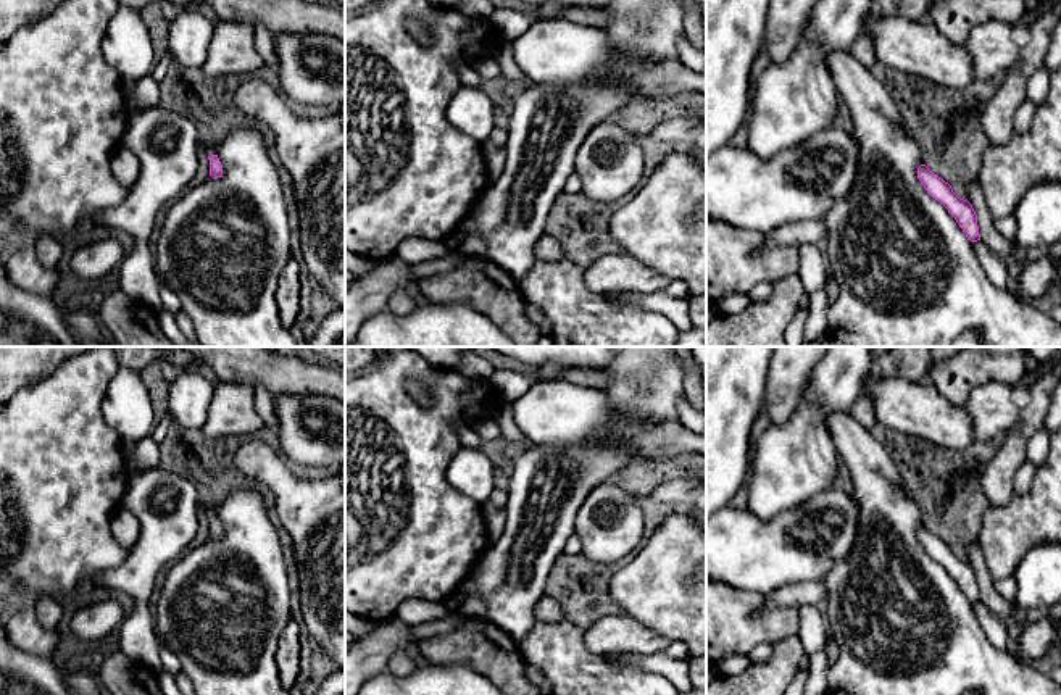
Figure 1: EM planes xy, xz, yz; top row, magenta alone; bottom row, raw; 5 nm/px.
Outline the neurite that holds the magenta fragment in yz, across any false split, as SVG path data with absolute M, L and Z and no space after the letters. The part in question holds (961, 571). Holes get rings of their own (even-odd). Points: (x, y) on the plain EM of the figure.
M926 526L917 529L917 540L927 555L948 571L971 603L980 601L977 576L967 561L959 560L951 547L934 535Z

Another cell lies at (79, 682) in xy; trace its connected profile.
M61 669L71 695L103 695L105 690L97 679L97 672Z

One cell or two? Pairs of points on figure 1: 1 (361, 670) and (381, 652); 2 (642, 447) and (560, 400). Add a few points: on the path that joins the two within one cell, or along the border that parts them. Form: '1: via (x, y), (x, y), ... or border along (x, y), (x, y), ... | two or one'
1: via (366, 665), (376, 655) | one
2: via (621, 432), (587, 415), (581, 415) | one

